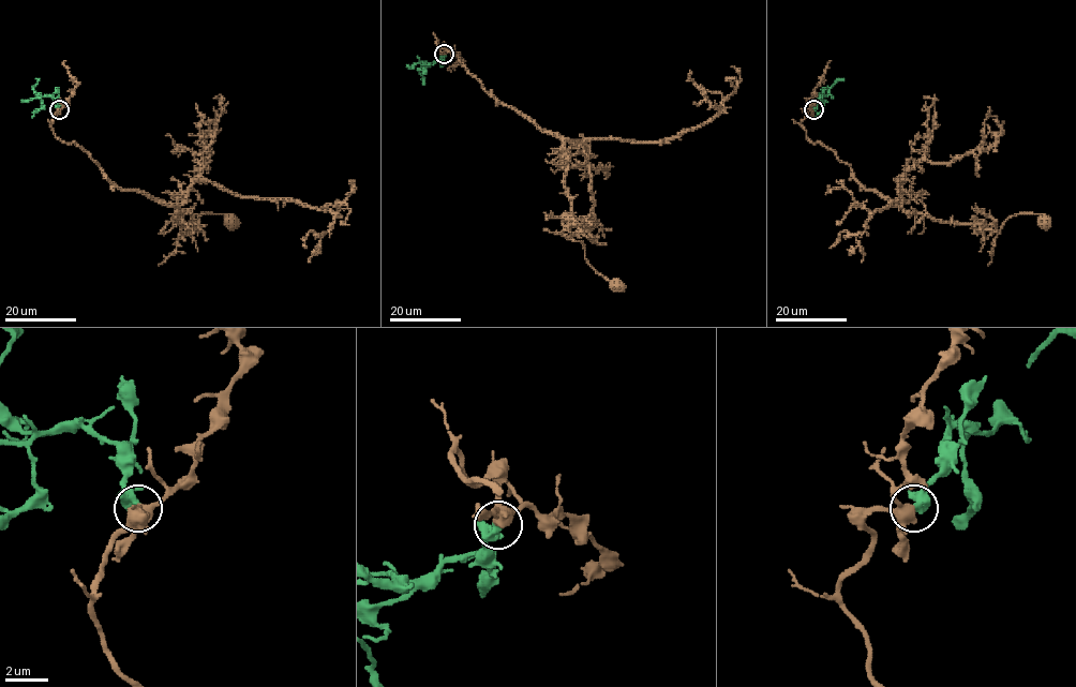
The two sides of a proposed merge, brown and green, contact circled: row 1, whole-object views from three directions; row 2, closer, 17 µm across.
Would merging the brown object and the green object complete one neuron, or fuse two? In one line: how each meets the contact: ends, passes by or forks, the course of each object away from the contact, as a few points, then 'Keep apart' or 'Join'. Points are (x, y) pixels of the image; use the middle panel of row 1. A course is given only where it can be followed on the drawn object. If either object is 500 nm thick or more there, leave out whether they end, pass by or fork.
At the ring brown forks. At the ring green passes by. Course of brown: (445, 55), (436, 42), (487, 92), (563, 142), (572, 235), (567, 238), (580, 240), (586, 262), (617, 285). Course of green: (445, 55), (418, 71), (423, 84). Join

